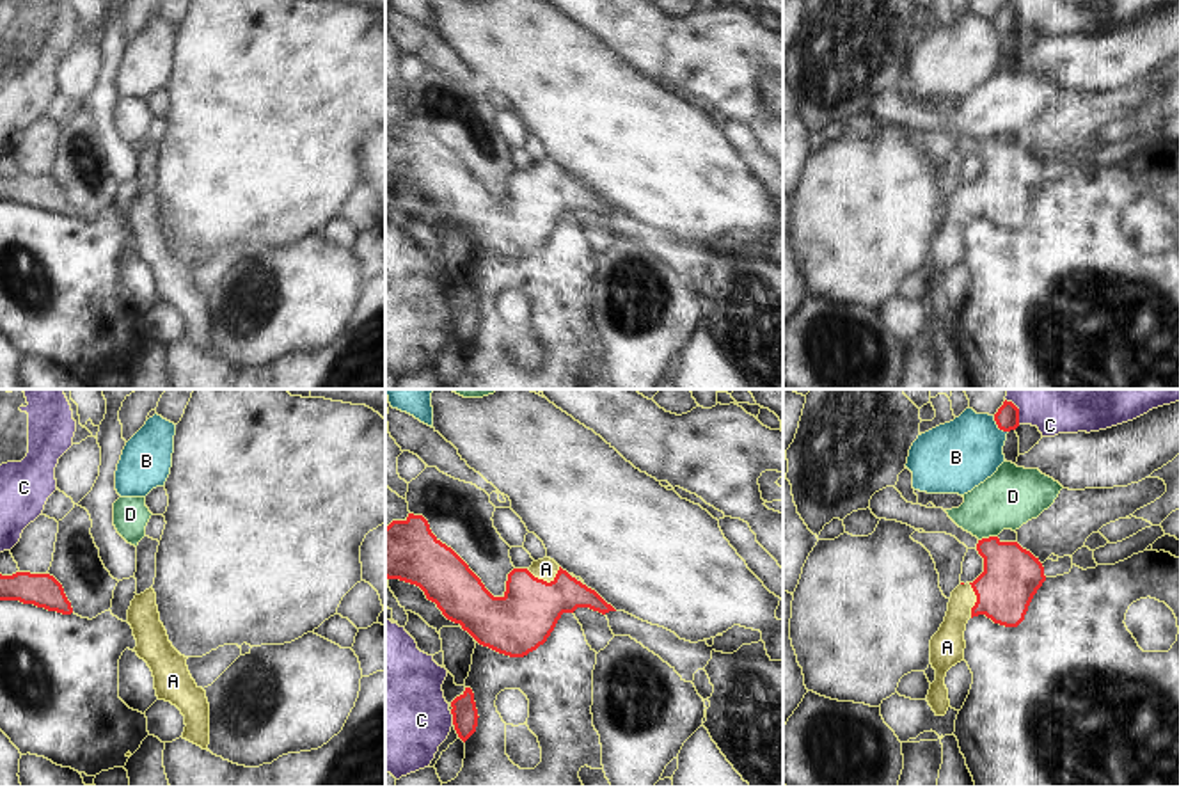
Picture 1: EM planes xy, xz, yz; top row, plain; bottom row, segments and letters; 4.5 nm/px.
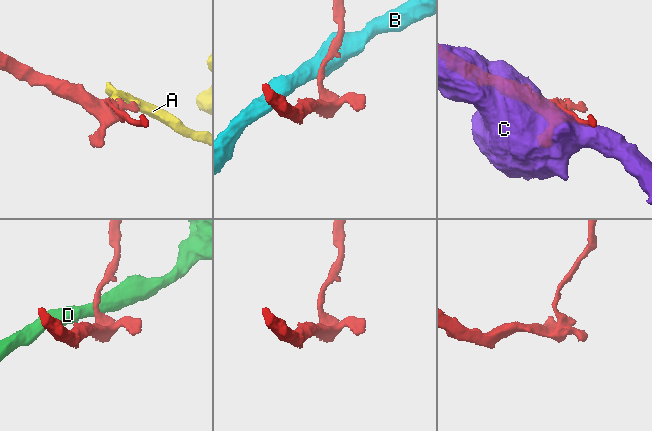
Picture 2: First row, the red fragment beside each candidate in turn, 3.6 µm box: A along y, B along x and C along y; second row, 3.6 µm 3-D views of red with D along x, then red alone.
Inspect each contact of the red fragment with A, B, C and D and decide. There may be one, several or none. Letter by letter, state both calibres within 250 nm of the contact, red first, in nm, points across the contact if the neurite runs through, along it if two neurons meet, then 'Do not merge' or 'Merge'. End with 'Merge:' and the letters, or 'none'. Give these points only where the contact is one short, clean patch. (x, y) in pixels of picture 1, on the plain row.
A: Thickness 280 nm (red) against 100 nm. Path across: xz (519, 224), (544, 192), (544, 183), (545, 171). Merge
B: Thickness 110 nm (red) against 320 nm. Do not merge
C: Thickness 120 nm (red) against 460 nm. Do not merge
D: Thickness 260 nm (red) against 260 nm. Boundary: yz (997, 137), (979, 143). Do not merge
Merge: A.

